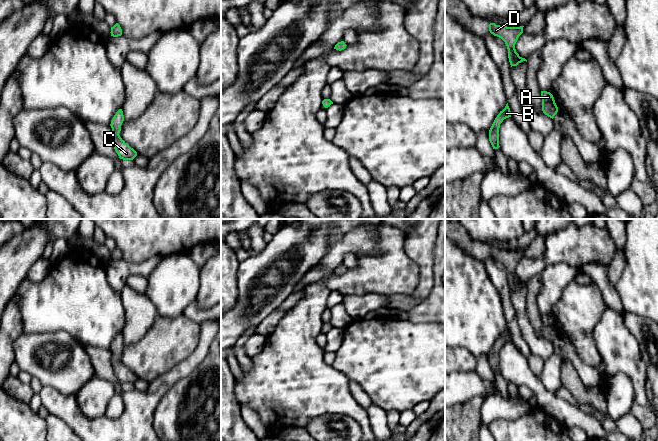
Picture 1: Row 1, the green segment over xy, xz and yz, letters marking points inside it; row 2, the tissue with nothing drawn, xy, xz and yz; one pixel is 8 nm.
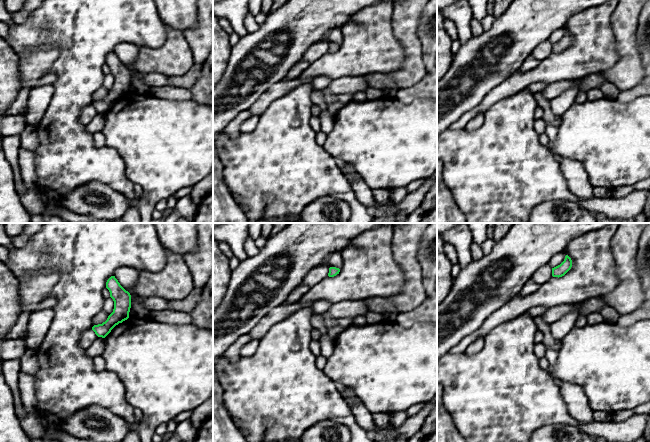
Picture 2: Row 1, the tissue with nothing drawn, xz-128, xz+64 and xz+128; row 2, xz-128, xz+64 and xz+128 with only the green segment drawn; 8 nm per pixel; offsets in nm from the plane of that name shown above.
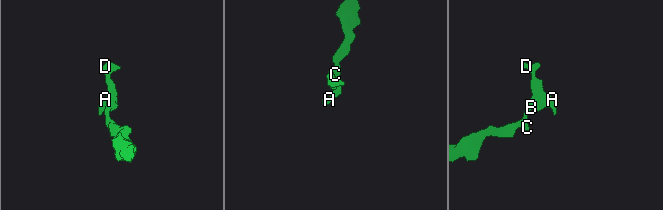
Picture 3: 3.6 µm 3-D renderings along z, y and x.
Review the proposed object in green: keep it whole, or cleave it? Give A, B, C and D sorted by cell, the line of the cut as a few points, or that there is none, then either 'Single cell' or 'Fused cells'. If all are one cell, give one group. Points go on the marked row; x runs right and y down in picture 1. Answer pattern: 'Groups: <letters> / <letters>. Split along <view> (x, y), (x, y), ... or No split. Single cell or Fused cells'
Groups: A B C D. No split. Single cell

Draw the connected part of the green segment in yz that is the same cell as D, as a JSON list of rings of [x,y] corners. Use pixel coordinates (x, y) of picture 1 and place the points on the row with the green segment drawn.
[[[495,23],[489,24],[489,31],[494,36],[501,38],[508,49],[508,58],[511,67],[517,66],[519,63],[526,61],[525,58],[519,56],[516,52],[515,44],[519,38],[519,36],[523,33],[523,27],[507,27],[507,26],[500,26],[496,25]]]

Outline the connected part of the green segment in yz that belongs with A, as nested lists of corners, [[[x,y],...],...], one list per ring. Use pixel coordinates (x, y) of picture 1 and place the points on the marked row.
[[[541,91],[541,99],[543,113],[553,119],[558,112],[553,95],[547,91]]]

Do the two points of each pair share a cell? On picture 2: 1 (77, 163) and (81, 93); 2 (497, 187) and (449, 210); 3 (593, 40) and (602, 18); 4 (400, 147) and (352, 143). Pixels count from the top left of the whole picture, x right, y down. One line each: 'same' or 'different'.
1: same
2: different
3: same
4: same

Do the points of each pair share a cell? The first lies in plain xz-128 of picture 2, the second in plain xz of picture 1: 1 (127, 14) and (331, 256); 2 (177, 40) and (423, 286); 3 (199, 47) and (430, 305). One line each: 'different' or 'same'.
1: same
2: different
3: different

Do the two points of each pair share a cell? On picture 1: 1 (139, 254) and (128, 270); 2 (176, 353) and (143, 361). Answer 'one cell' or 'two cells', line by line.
1: two cells
2: one cell

